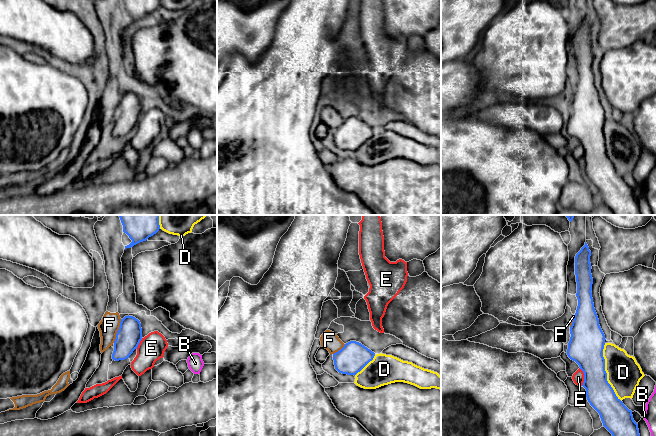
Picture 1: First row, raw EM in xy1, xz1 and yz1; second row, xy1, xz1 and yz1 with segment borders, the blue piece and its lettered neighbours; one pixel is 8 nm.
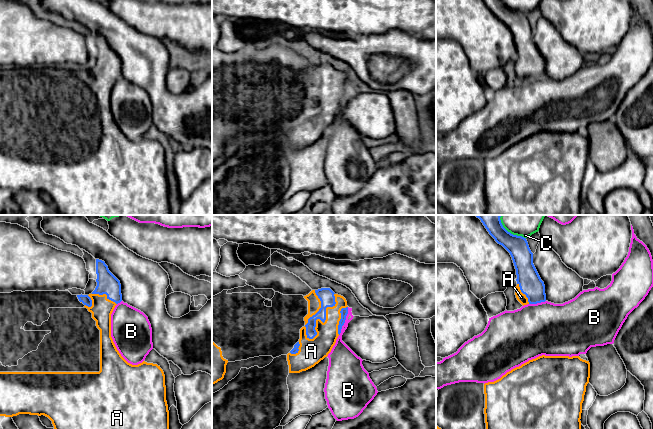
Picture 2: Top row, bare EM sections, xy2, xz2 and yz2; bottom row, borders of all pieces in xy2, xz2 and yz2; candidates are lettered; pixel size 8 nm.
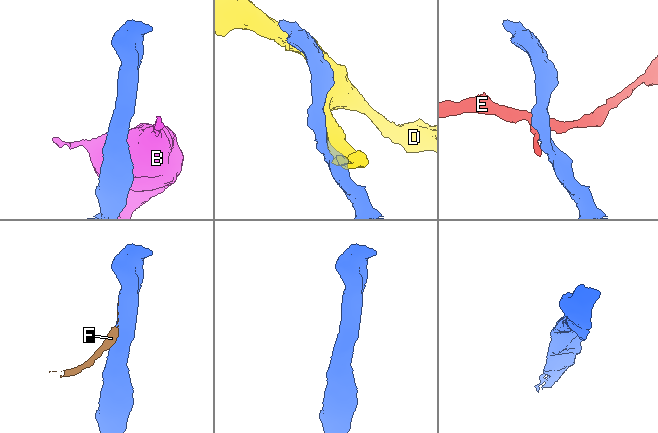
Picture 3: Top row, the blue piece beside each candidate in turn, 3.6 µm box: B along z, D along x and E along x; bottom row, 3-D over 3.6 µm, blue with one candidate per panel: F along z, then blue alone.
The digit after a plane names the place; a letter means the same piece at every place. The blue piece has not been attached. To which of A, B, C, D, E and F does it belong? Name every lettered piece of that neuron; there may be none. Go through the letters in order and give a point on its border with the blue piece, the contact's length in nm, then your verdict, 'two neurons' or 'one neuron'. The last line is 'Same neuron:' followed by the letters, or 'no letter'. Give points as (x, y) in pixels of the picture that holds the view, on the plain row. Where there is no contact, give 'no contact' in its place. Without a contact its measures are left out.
A: contact xz2 (324, 97); length 420 nm; one neuron
B: contact xz2 (344, 97); length 240 nm; two neurons
C: contact yz2 (512, 10); length 240 nm; two neurons
D: contact yz1 (605, 148); length 500 nm; two neurons
E: contact yz1 (584, 153); length 150 nm; two neurons
F: contact xy1 (117, 107); length 200 nm; two neurons
Same neuron: A

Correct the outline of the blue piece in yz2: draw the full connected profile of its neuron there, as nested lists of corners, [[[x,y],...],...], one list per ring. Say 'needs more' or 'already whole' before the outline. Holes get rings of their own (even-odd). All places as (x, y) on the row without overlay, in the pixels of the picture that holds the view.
needs more | [[[483,0],[495,17],[511,31],[517,51],[515,71],[524,82],[546,77],[545,61],[534,40],[526,14],[513,11],[502,0]]]

